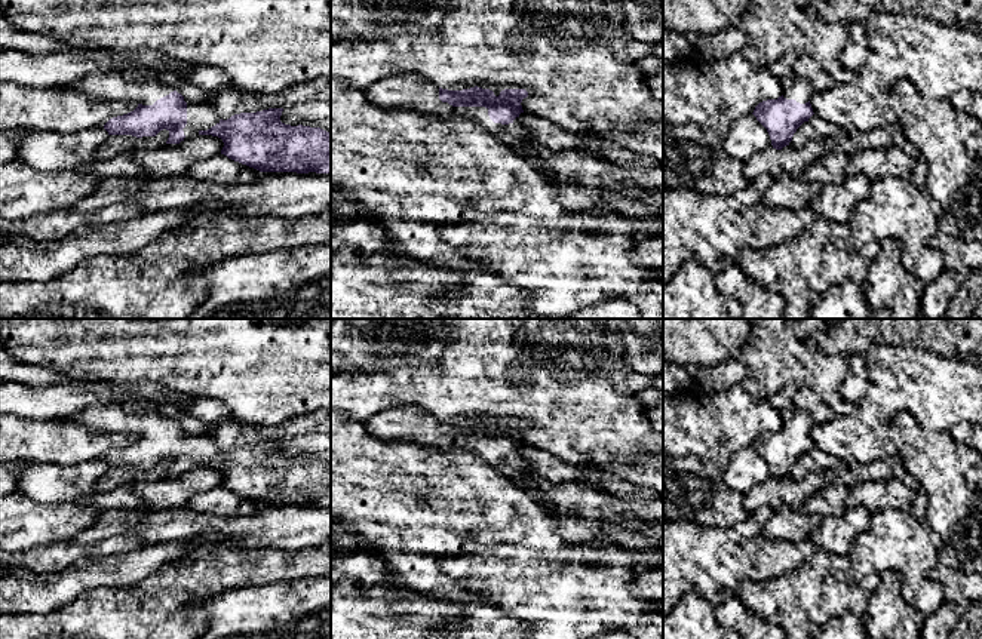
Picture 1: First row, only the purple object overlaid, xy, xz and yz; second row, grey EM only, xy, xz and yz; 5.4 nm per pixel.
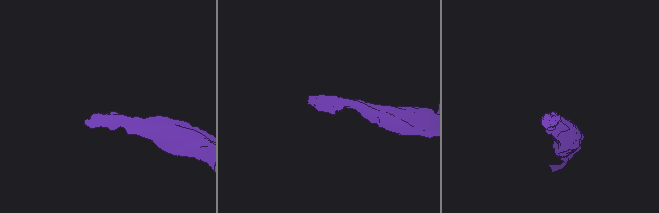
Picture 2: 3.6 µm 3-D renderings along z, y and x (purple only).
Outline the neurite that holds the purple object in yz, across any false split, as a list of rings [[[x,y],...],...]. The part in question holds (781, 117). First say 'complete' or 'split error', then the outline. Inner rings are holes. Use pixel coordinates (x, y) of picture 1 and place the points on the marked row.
split error | [[[797,77],[792,87],[777,99],[759,102],[754,116],[767,129],[771,145],[782,150],[789,145],[797,129],[814,114],[810,98],[814,89]]]

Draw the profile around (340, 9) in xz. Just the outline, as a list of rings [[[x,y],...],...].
[[[331,0],[331,42],[420,34],[441,24],[439,0]]]

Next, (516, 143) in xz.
[[[521,133],[521,135],[516,135],[513,138],[507,138],[507,142],[509,145],[512,147],[512,150],[515,153],[518,153],[519,156],[525,157],[534,168],[538,166],[541,163],[541,157],[533,154],[530,150],[527,150],[524,147],[525,141],[528,139],[530,136],[527,133]]]

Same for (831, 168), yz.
[[[828,151],[803,172],[801,179],[819,182],[822,185],[840,185],[847,178],[847,166],[847,154],[843,151]]]

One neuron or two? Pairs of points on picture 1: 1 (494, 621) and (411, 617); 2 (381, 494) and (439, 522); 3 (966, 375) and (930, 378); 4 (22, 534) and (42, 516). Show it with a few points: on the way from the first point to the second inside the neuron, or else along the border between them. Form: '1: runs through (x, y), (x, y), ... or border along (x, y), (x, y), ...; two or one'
1: runs through (473, 621), (466, 614), (432, 614); one
2: runs through (396, 509), (424, 515); one
3: runs through (957, 378), (939, 378); one
4: runs through (27, 530), (37, 521); one

